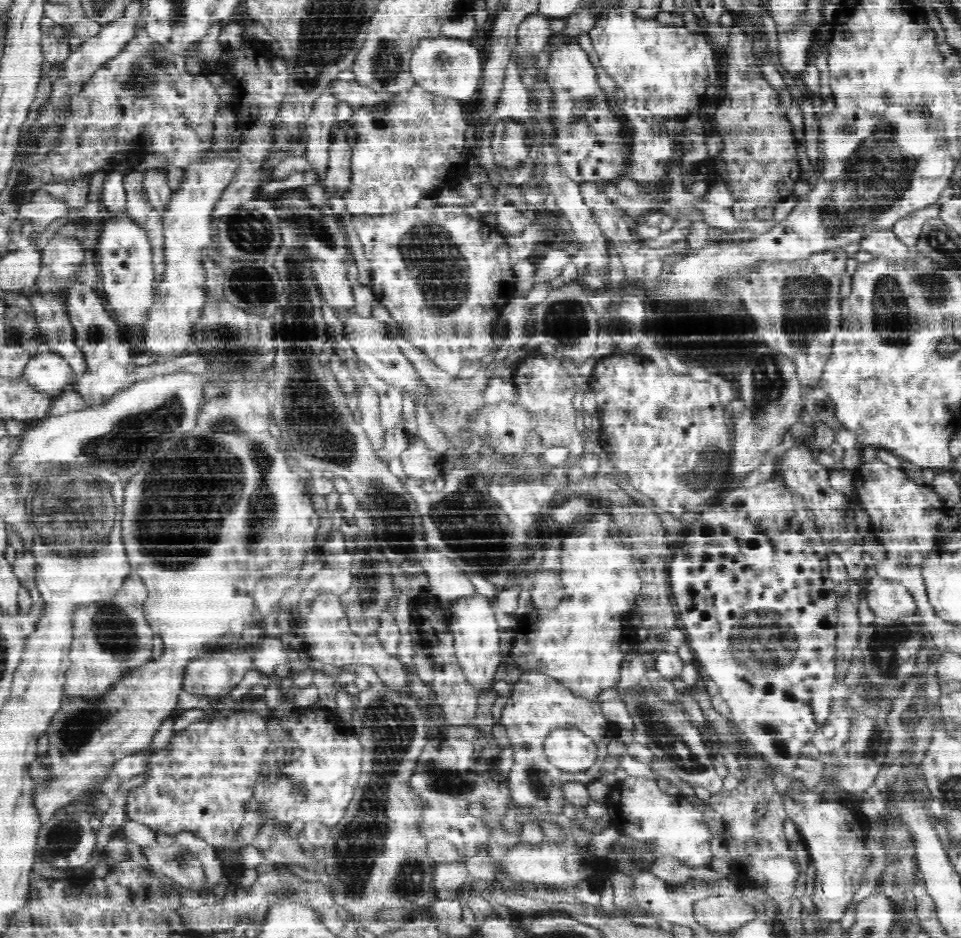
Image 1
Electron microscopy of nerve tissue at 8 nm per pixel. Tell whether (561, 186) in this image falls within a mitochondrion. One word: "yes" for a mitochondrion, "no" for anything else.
no

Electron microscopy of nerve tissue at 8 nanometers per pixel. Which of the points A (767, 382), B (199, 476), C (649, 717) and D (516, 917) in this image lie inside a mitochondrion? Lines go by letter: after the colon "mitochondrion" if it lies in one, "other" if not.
A: mitochondrion
B: mitochondrion
C: mitochondrion
D: other

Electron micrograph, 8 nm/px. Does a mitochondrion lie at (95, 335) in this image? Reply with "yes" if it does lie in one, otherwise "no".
no

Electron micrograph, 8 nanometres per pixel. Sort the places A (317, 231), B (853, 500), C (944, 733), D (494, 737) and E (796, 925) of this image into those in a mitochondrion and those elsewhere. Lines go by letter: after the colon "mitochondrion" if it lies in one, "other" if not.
A: mitochondrion
B: other
C: other
D: other
E: mitochondrion

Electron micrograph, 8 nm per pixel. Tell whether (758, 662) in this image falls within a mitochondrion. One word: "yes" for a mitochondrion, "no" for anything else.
yes

